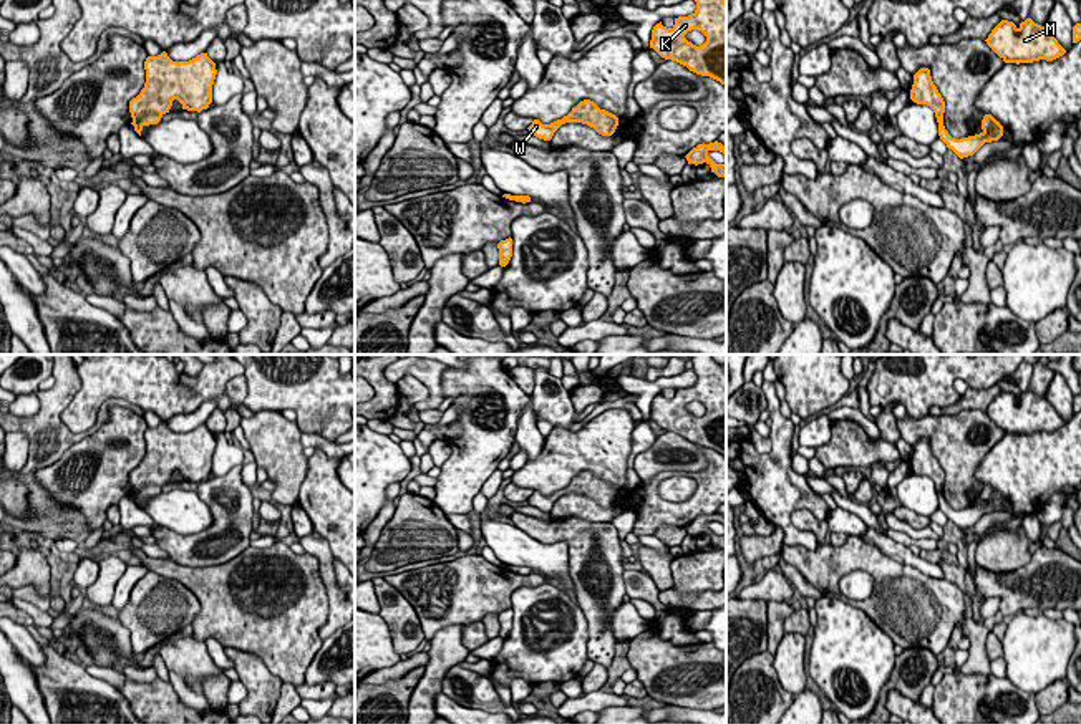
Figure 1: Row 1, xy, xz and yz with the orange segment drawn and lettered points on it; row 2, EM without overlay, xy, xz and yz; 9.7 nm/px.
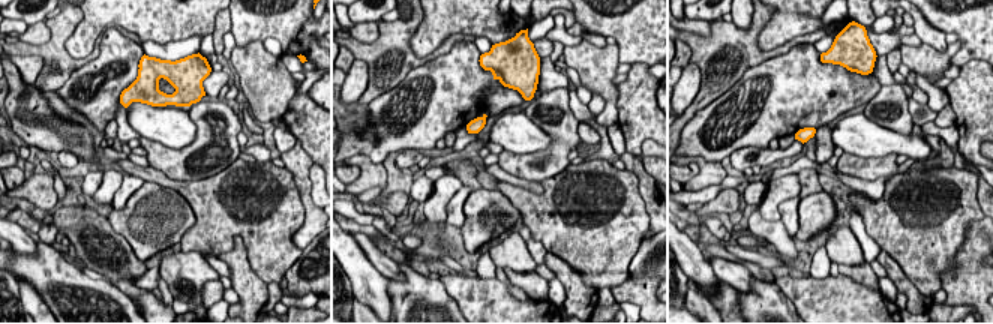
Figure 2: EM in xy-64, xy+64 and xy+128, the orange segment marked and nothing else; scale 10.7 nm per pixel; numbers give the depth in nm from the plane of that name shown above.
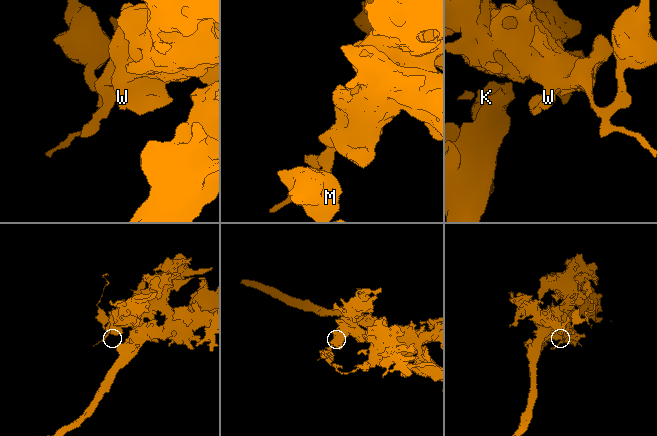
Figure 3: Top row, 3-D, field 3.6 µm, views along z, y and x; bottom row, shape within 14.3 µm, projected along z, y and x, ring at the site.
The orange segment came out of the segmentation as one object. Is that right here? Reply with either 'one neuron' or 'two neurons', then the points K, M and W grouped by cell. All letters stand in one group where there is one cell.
two neurons; groups K W / M

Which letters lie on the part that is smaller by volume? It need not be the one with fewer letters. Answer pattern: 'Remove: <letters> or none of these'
Remove: M

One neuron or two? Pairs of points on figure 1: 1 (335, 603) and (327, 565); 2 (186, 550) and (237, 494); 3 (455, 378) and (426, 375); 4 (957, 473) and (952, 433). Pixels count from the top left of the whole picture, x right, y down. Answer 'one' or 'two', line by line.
1: one
2: one
3: two
4: one

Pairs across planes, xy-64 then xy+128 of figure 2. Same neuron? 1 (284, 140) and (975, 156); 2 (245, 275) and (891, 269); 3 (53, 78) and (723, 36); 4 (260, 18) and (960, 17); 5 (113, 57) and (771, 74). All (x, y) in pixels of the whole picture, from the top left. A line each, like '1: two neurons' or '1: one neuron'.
1: two neurons
2: one neuron
3: one neuron
4: one neuron
5: one neuron

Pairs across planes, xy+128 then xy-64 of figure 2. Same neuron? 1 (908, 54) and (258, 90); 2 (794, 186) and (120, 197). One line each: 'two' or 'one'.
1: one
2: two

